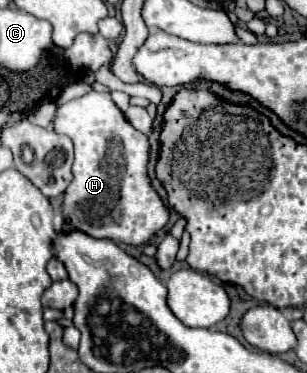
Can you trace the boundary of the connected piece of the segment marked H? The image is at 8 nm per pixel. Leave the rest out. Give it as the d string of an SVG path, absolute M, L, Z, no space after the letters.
M90 91L78 99L62 103L56 111L54 131L60 135L68 135L74 141L74 153L76 153L72 165L74 179L64 193L64 207L62 207L62 217L68 217L72 227L92 237L108 237L112 241L124 241L128 245L144 245L166 227L170 211L160 201L158 193L152 189L150 179L146 175L146 163L150 153L148 137L136 131L126 121L122 111L110 99L110 93Z

